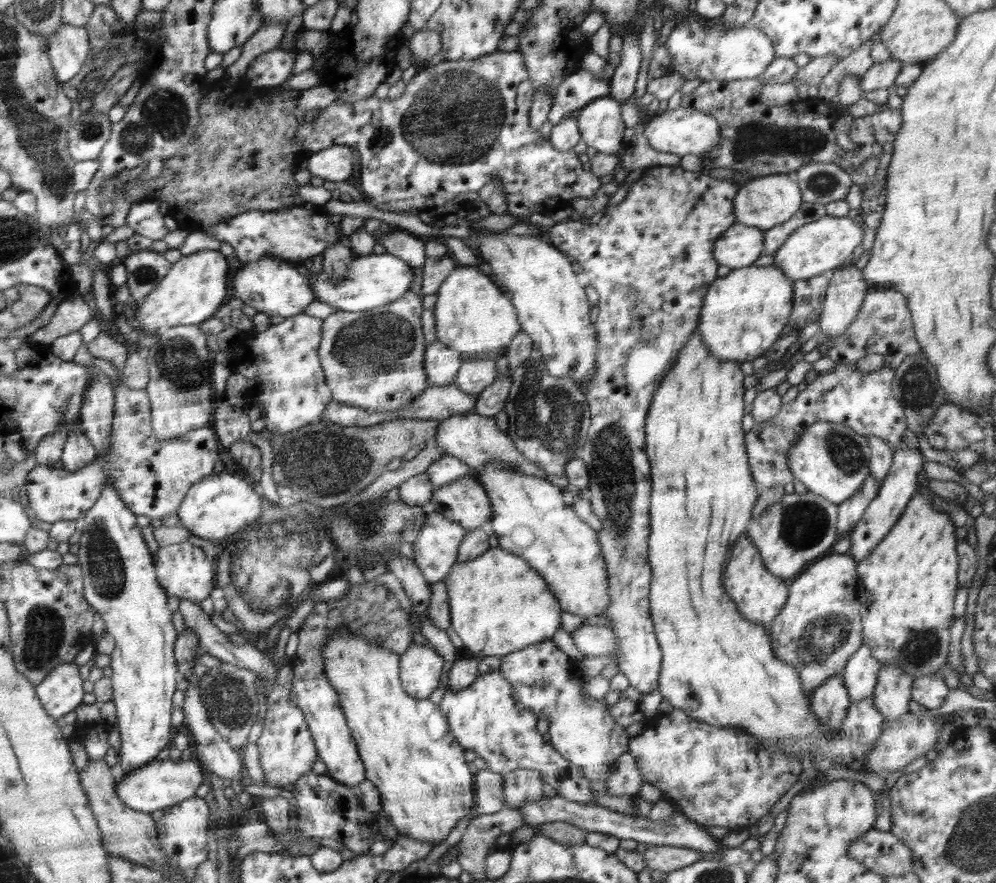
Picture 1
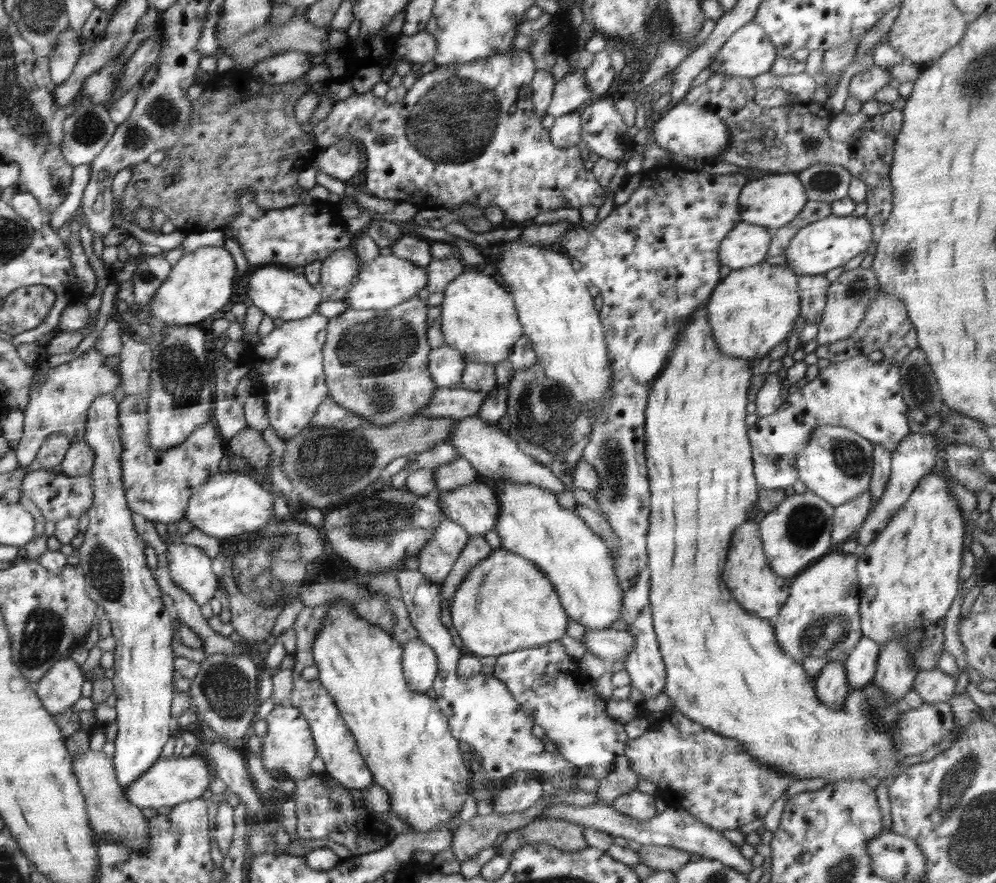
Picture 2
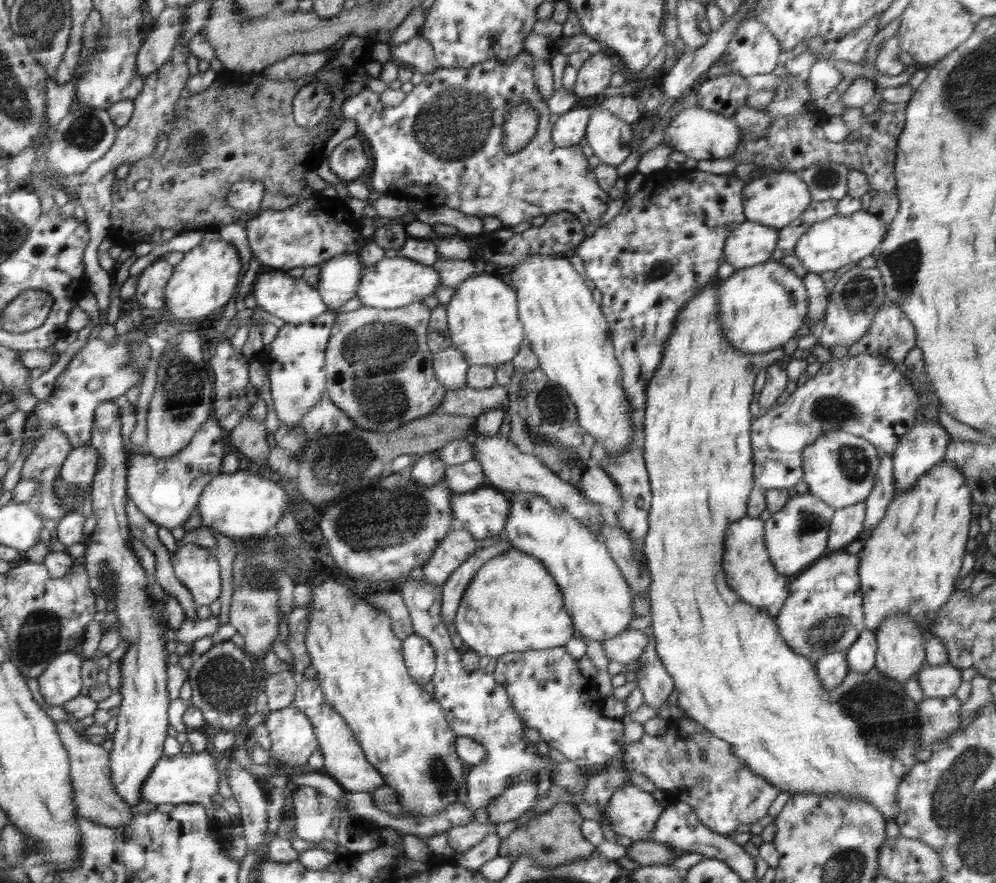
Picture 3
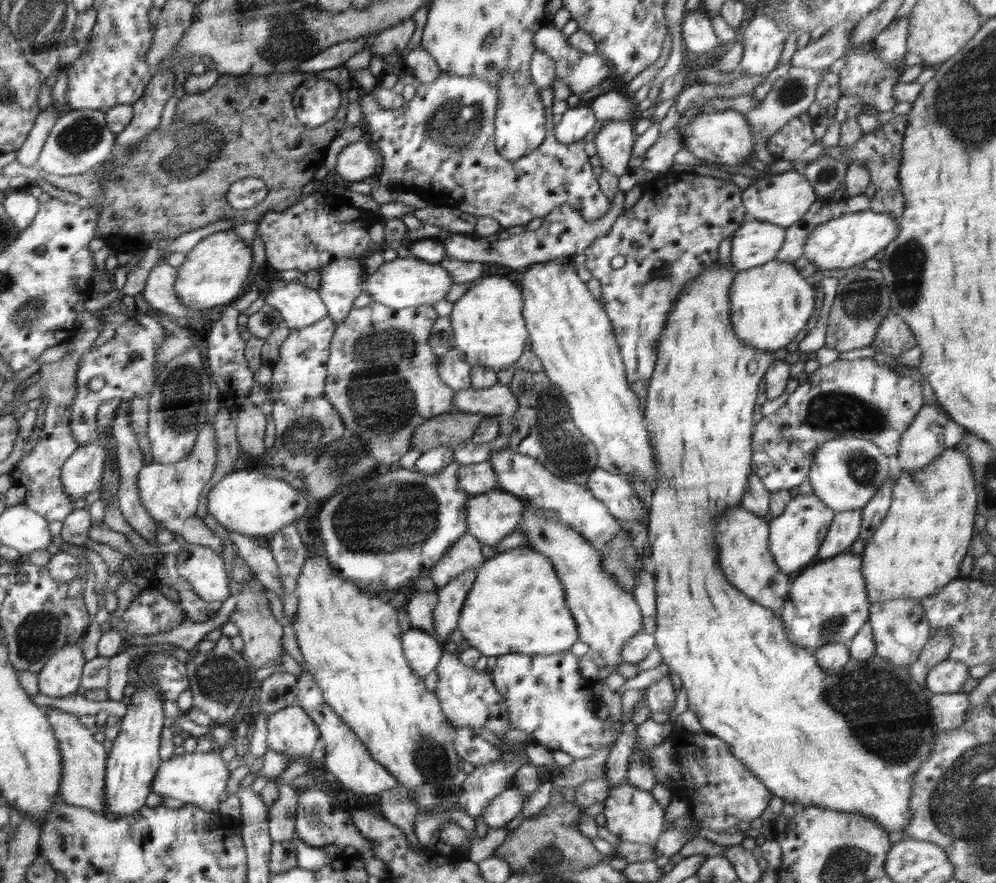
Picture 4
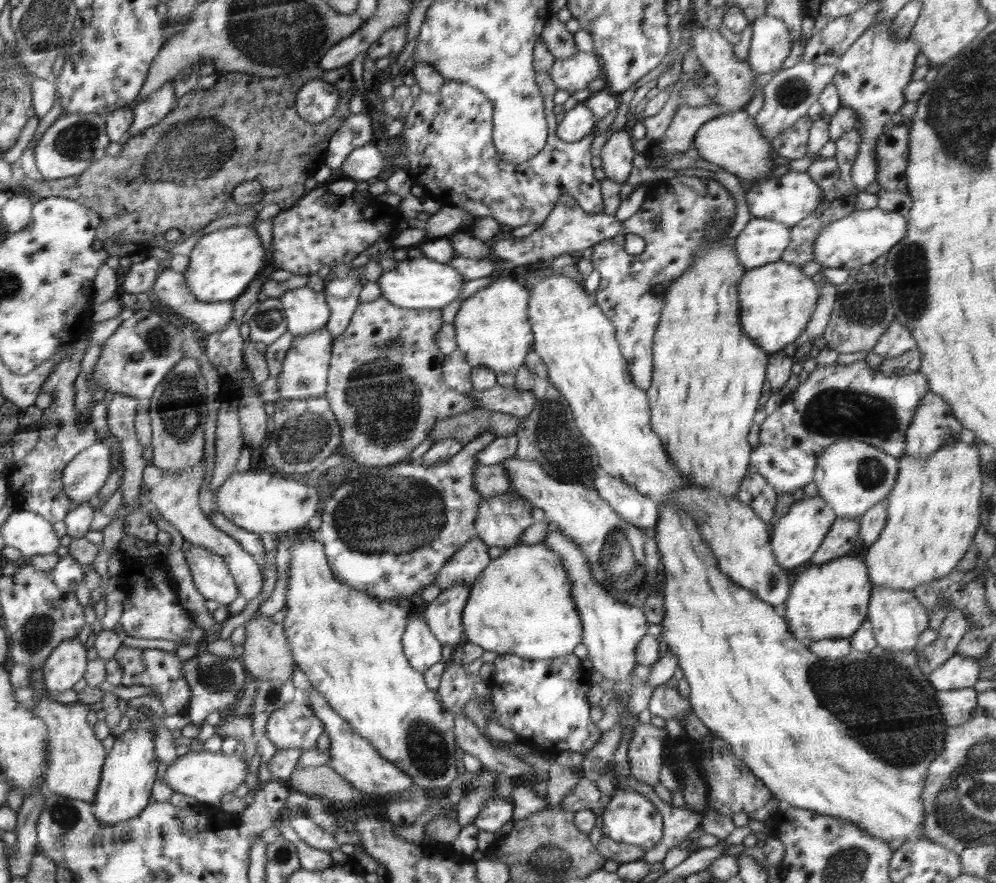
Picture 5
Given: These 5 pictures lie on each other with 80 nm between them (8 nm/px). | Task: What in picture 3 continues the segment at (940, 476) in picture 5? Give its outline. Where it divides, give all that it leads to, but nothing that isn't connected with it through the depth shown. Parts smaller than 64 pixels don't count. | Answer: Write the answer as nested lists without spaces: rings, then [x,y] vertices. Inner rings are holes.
[[[943,459],[926,474],[907,488],[906,493],[895,495],[885,515],[874,530],[865,539],[861,551],[858,575],[860,591],[863,595],[864,627],[876,634],[883,620],[897,612],[909,612],[913,620],[922,627],[926,642],[934,639],[932,632],[938,611],[956,590],[964,556],[968,553],[966,545],[969,529],[972,525],[972,493],[966,486],[961,470]]]

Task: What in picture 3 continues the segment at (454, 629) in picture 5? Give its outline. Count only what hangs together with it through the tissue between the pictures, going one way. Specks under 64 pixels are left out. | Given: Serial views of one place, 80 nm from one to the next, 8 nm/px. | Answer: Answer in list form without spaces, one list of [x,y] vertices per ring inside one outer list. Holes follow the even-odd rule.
[[[502,539],[499,544],[494,546],[488,546],[488,548],[478,547],[452,572],[452,576],[444,584],[441,584],[440,614],[445,622],[444,626],[449,626],[448,624],[453,622],[460,599],[464,596],[466,588],[472,582],[472,578],[476,576],[476,572],[489,559],[502,554],[504,550],[512,549],[512,544],[508,543],[508,539]]]

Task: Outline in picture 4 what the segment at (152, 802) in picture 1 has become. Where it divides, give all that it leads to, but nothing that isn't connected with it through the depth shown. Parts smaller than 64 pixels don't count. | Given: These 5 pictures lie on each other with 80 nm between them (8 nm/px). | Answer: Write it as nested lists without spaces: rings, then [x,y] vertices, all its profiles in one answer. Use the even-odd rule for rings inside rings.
[[[214,750],[185,752],[162,761],[157,778],[153,782],[152,794],[175,798],[197,808],[204,808],[206,812],[213,814],[218,811],[218,796],[222,794],[224,786],[227,786],[228,776],[232,776],[232,772],[228,772],[226,764],[220,758],[220,753],[216,754]]]

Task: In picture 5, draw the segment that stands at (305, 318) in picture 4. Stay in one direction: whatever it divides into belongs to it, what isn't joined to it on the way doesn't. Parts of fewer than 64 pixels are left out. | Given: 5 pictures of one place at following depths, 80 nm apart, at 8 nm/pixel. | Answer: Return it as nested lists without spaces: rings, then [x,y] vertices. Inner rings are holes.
[[[307,285],[286,290],[280,296],[280,303],[287,329],[294,337],[301,338],[326,327],[330,309],[322,291],[316,292]]]

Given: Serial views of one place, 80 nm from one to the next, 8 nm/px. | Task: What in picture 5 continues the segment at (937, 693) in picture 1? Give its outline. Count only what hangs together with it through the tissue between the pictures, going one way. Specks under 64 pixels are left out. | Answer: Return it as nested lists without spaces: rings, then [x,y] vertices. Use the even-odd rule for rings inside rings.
[[[955,654],[935,668],[928,679],[938,691],[972,687],[980,676],[979,662],[972,656]]]

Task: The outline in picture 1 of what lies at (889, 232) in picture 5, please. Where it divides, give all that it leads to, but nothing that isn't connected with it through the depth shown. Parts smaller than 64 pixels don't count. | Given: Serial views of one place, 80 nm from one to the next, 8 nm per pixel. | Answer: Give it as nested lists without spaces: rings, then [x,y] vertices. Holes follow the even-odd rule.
[[[823,216],[814,222],[803,224],[785,240],[774,253],[774,263],[790,280],[802,280],[832,271],[852,256],[856,246],[861,244],[864,223],[859,218],[847,216]]]

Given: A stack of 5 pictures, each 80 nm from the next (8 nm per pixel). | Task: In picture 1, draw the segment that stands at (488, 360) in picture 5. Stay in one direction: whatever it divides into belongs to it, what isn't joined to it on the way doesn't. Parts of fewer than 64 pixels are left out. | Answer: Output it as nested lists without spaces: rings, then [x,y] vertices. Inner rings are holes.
[[[458,264],[437,291],[438,300],[433,307],[437,340],[458,351],[465,360],[496,360],[505,354],[506,345],[521,331],[510,295],[500,291],[493,277],[484,275],[476,266]]]

